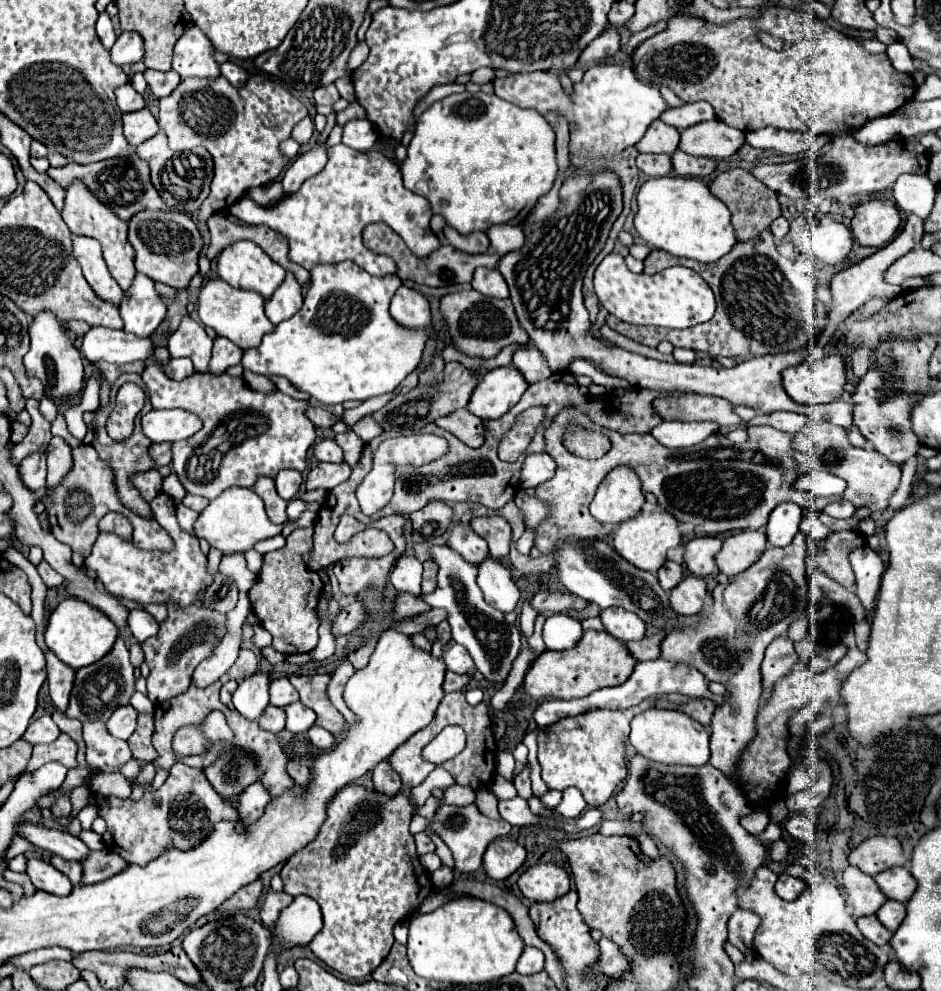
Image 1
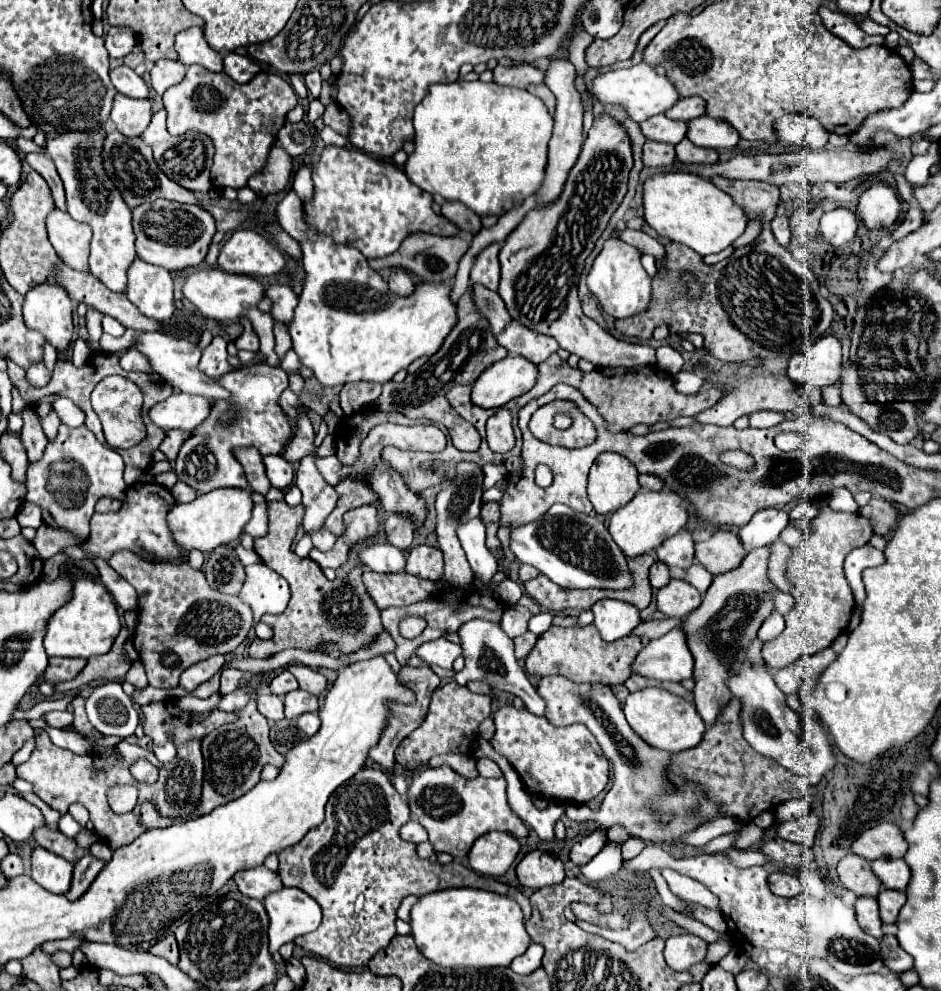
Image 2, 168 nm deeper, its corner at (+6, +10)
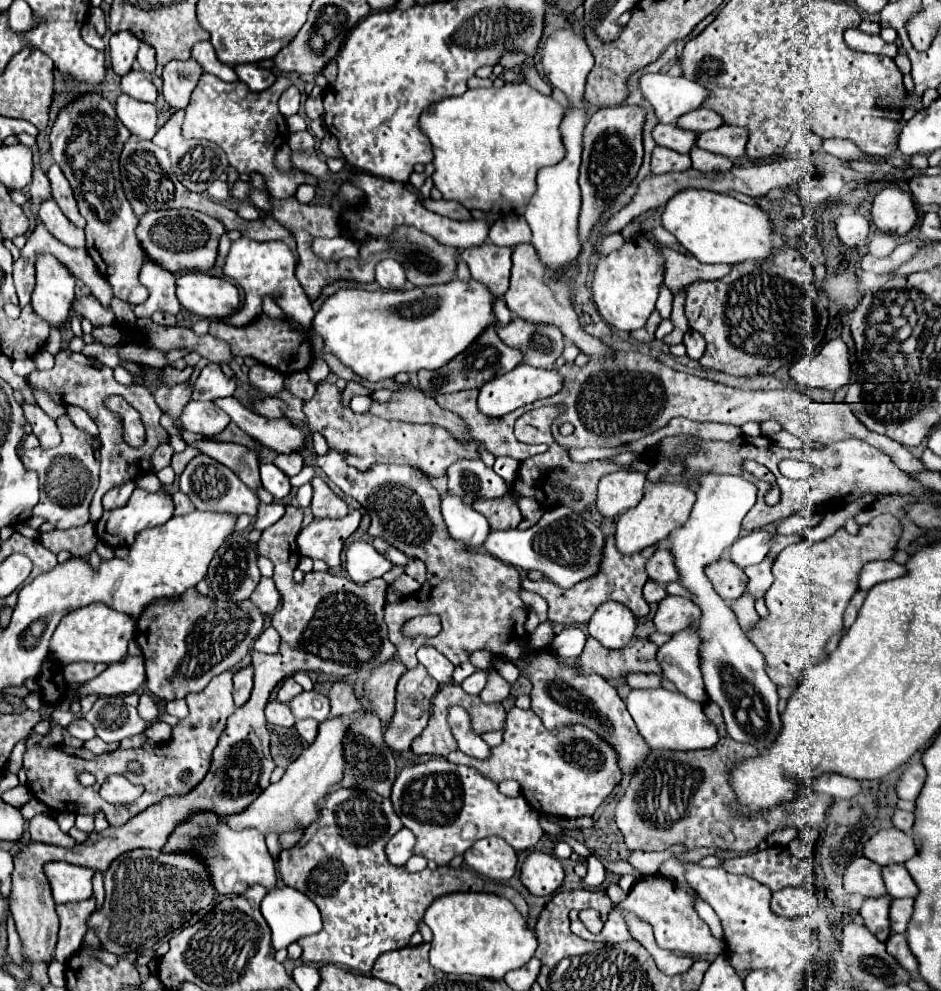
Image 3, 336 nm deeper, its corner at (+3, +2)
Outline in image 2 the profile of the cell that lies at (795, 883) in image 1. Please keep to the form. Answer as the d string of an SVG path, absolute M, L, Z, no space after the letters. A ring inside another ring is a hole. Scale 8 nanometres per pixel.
M770 873L768 883L770 883L770 891L778 897L798 897L804 891L798 875L790 875L790 873Z

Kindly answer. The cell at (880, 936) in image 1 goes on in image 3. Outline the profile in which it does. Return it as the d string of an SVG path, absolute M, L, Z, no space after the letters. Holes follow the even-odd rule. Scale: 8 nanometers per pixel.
M889 895L879 897L879 899L865 899L865 903L859 911L863 921L865 921L865 927L871 933L875 933L875 937L883 943L891 935L891 929L889 929L889 903L891 903Z

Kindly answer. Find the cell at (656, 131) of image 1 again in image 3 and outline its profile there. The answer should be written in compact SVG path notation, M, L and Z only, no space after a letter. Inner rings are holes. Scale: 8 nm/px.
M655 125L653 139L661 147L673 149L677 153L689 153L689 149L695 145L697 135L693 131L685 131L677 125Z

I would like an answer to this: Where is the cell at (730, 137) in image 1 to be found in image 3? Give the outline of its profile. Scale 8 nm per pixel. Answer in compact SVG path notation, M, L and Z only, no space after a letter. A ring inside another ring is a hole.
M721 125L713 131L699 133L695 145L699 149L705 149L729 159L737 159L745 153L745 143L747 143L747 129Z

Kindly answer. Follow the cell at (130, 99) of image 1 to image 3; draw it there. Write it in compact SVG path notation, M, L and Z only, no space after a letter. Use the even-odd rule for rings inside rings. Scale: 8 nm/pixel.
M129 71L127 75L121 77L121 91L131 95L133 99L155 103L157 99L157 89L155 85L141 73L141 71Z

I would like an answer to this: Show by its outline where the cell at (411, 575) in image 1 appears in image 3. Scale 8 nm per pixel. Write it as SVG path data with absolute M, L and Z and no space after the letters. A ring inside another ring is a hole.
M357 541L347 549L347 573L357 583L383 577L391 567L393 563L365 541Z

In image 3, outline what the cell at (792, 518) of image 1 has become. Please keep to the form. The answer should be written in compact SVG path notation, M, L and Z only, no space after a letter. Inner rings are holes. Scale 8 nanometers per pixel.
M759 529L753 531L745 537L739 537L733 545L731 545L731 561L735 561L739 567L749 567L749 565L757 565L765 559L765 555L769 553L771 545L773 545L775 533L769 529Z

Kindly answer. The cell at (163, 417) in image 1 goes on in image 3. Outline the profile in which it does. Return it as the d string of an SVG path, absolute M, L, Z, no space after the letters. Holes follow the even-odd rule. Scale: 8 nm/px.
M189 401L179 415L181 429L205 437L221 433L229 425L229 421L231 419L227 417L227 413L223 413L211 401Z

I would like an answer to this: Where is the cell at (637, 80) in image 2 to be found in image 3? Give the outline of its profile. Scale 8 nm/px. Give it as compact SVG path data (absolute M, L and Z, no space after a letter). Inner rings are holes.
M645 73L639 79L639 91L653 107L659 123L675 123L687 111L701 107L707 97L699 83L665 73Z

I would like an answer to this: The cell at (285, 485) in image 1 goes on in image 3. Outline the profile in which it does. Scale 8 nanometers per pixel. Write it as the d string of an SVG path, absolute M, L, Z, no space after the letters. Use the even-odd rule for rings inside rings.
M273 463L261 465L261 481L263 481L263 487L265 487L275 499L285 499L285 497L291 493L289 477L287 477L285 473L281 473L281 469L275 467Z

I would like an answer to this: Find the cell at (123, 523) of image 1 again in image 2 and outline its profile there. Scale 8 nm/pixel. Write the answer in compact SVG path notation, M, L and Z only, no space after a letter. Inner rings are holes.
M100 497L100 501L96 503L96 511L100 513L108 513L108 511L118 511L122 505L122 501L110 499L110 497Z

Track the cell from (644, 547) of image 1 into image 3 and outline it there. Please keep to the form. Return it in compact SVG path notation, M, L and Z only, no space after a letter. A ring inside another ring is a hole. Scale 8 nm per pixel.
M679 481L647 483L645 495L639 501L639 505L625 511L617 521L617 529L615 529L617 549L625 555L635 555L635 553L643 551L645 547L665 541L675 529L679 529L687 523L693 503L695 503L695 493Z

